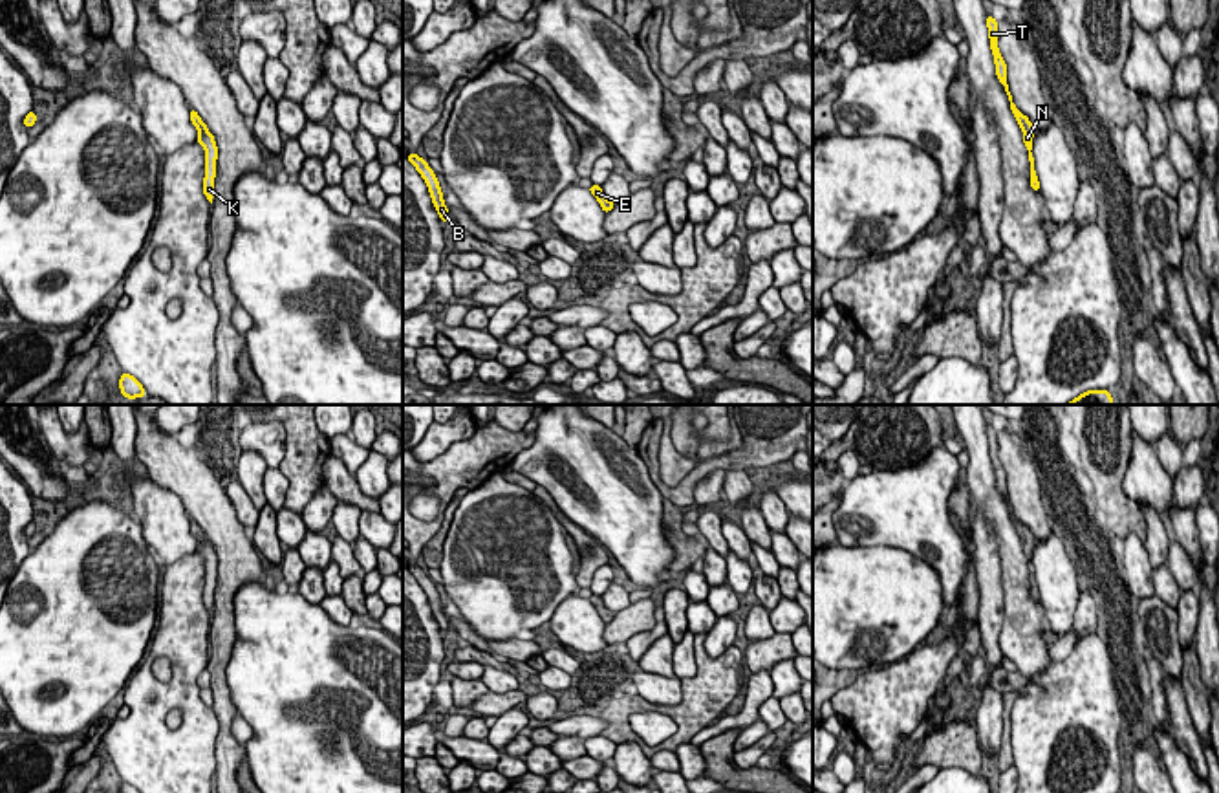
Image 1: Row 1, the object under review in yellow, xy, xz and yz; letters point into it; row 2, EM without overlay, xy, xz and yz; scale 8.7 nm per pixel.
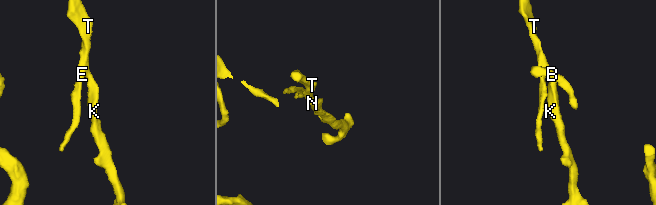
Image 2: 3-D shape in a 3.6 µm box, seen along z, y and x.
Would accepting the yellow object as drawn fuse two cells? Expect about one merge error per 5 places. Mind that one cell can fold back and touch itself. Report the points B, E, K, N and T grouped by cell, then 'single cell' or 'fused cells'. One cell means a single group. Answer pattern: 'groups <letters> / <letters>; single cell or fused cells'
groups B E K N T; single cell

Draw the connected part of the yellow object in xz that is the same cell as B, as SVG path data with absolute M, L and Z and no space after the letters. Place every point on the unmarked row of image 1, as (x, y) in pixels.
M417 562L406 564L406 568L415 577L415 581L421 584L421 588L425 590L432 614L434 614L441 632L447 634L448 619L445 615L443 603L441 603L441 597L439 597L439 592L437 592L434 581L428 577L428 573L423 568L417 566Z

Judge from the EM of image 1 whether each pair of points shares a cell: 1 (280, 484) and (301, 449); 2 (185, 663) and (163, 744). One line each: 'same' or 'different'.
1: different
2: same

